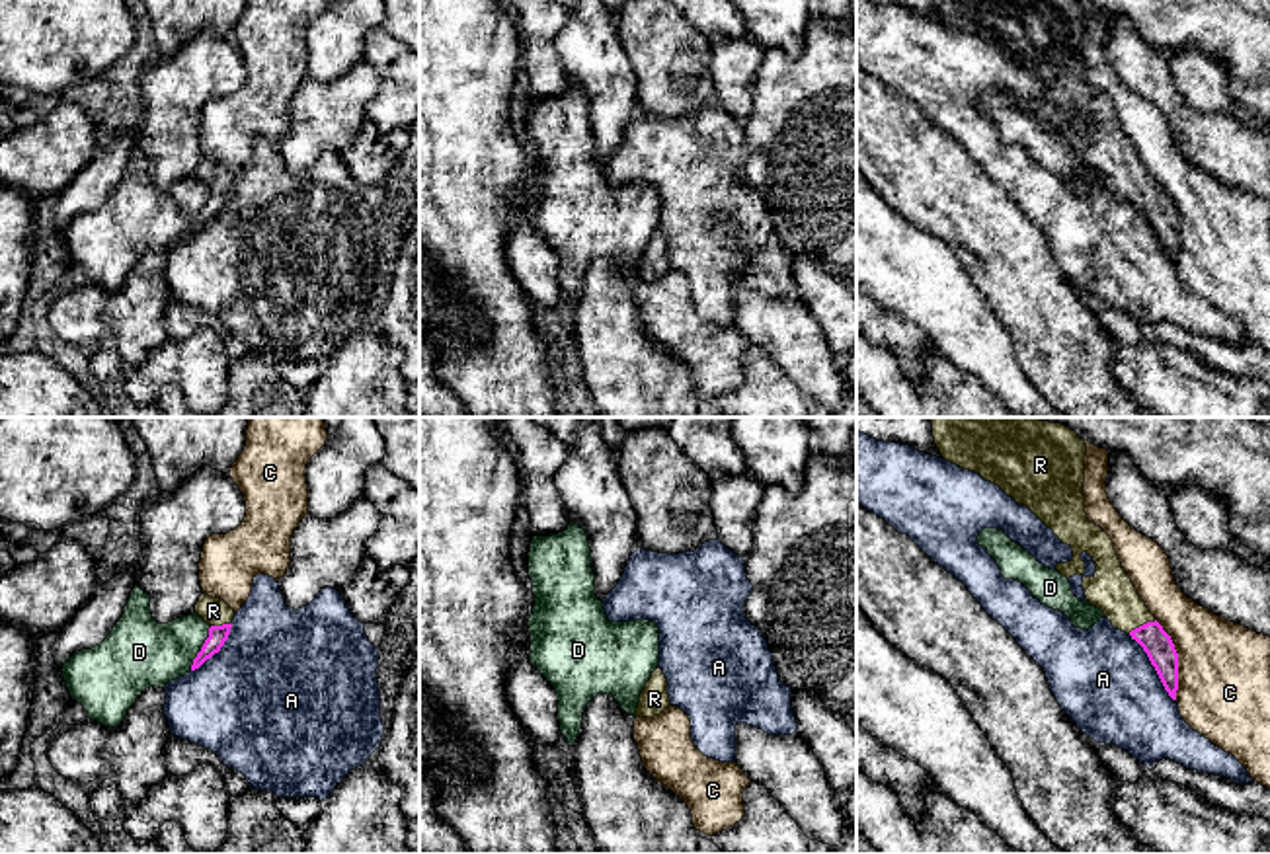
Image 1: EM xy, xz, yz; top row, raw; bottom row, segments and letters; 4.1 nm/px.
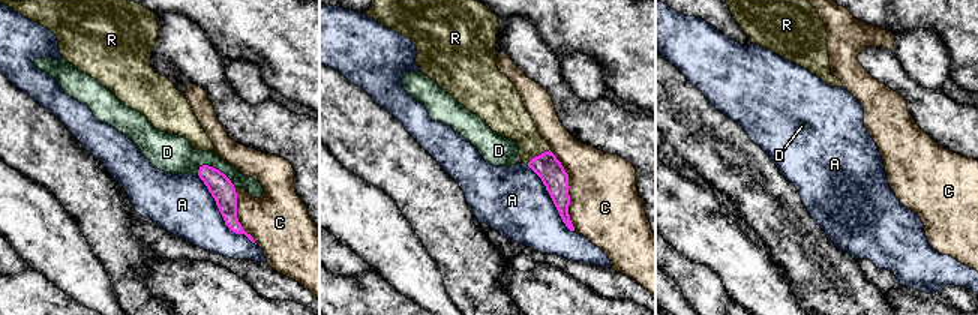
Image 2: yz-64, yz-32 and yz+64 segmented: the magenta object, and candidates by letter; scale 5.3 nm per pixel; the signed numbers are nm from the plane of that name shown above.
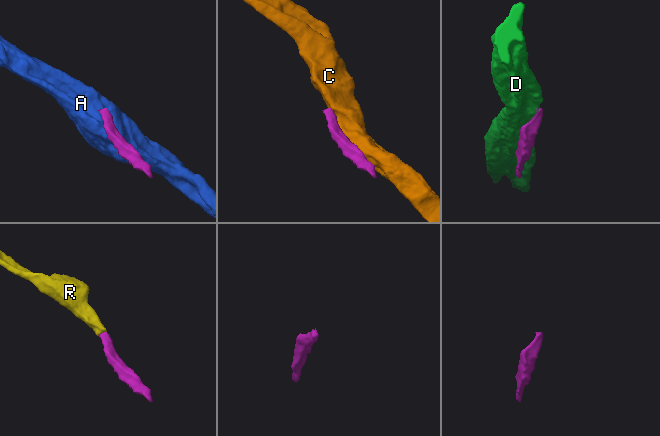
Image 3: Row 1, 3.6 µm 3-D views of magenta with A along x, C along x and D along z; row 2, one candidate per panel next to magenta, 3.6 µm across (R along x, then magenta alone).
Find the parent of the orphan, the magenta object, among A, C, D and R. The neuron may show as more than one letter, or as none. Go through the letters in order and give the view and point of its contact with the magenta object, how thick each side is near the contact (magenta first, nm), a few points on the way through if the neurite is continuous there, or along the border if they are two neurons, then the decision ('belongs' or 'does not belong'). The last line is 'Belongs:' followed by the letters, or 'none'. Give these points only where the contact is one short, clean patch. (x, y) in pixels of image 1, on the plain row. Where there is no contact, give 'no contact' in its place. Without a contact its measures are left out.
A: meets magenta in yz at (1153, 229); 120 nm thick on the magenta side, 420 nm on the other; does not belong
C: meets magenta in yz at (1177, 223); 120 nm thick on the magenta side, 380 nm on the other; does not belong
D: meets magenta in xy at (201, 211); 80 nm thick on the magenta side, 280 nm on the other; does not belong
R: meets magenta in yz at (1144, 188); 120 nm thick on the magenta side, 180 nm on the other; runs through yz (1155, 205), (1144, 188), (1111, 153); belongs
Belongs: R

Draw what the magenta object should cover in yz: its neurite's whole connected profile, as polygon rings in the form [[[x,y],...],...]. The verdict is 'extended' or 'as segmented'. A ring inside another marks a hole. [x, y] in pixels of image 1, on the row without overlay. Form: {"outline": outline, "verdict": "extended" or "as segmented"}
{"outline": [[[934,0],[934,8],[944,23],[999,49],[1073,111],[1073,123],[1059,125],[1055,133],[1067,142],[1083,140],[1087,164],[1143,211],[1165,253],[1176,263],[1174,207],[1137,158],[1110,99],[1087,82],[1085,4],[1081,0]],[[1083,115],[1096,127],[1092,140],[1083,138]]], "verdict": "extended"}

